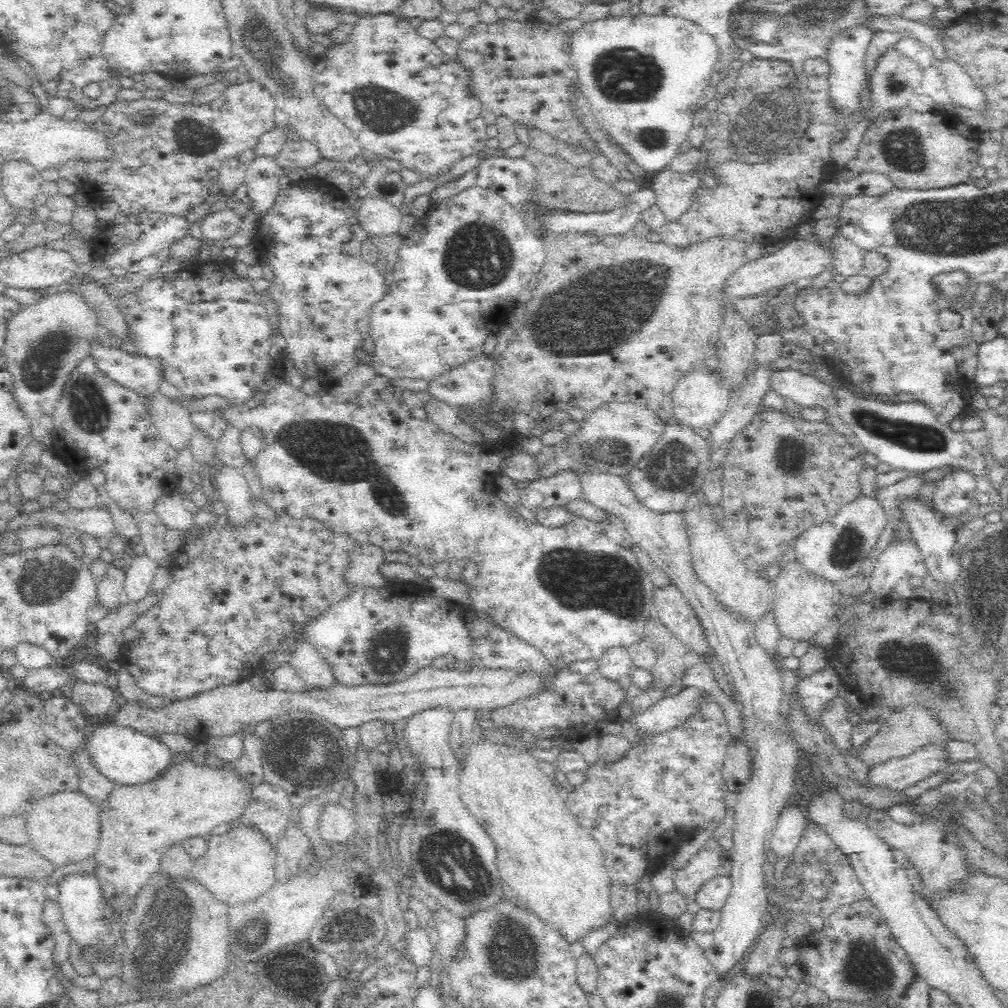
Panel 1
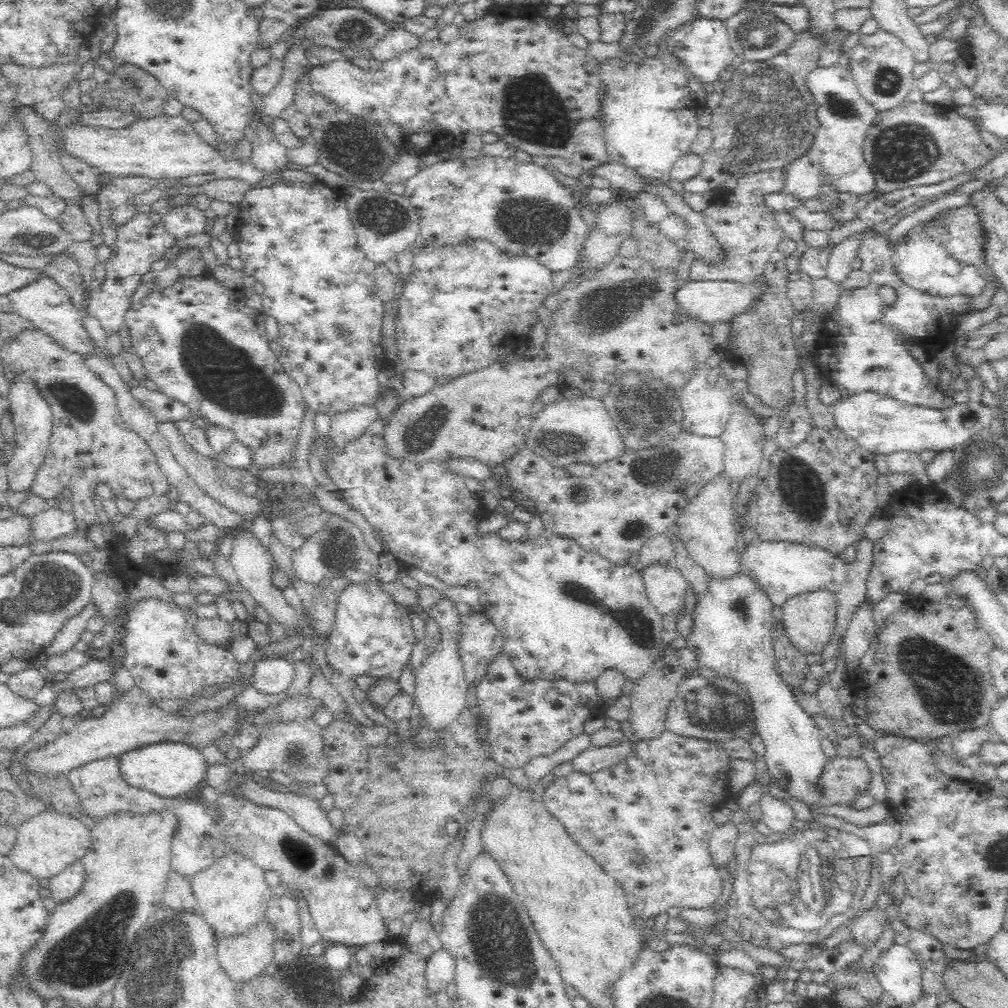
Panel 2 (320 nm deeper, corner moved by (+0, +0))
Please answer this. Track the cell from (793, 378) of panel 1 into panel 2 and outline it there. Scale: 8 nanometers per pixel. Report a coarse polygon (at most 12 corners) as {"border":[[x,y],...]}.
{"border":[[840,394],[837,427],[877,454],[943,451],[990,427],[992,407]]}

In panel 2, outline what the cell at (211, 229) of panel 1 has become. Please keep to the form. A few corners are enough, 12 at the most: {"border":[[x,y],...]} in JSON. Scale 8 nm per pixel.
{"border":[[190,205],[163,211],[166,228],[182,242],[206,233],[207,216]]}

